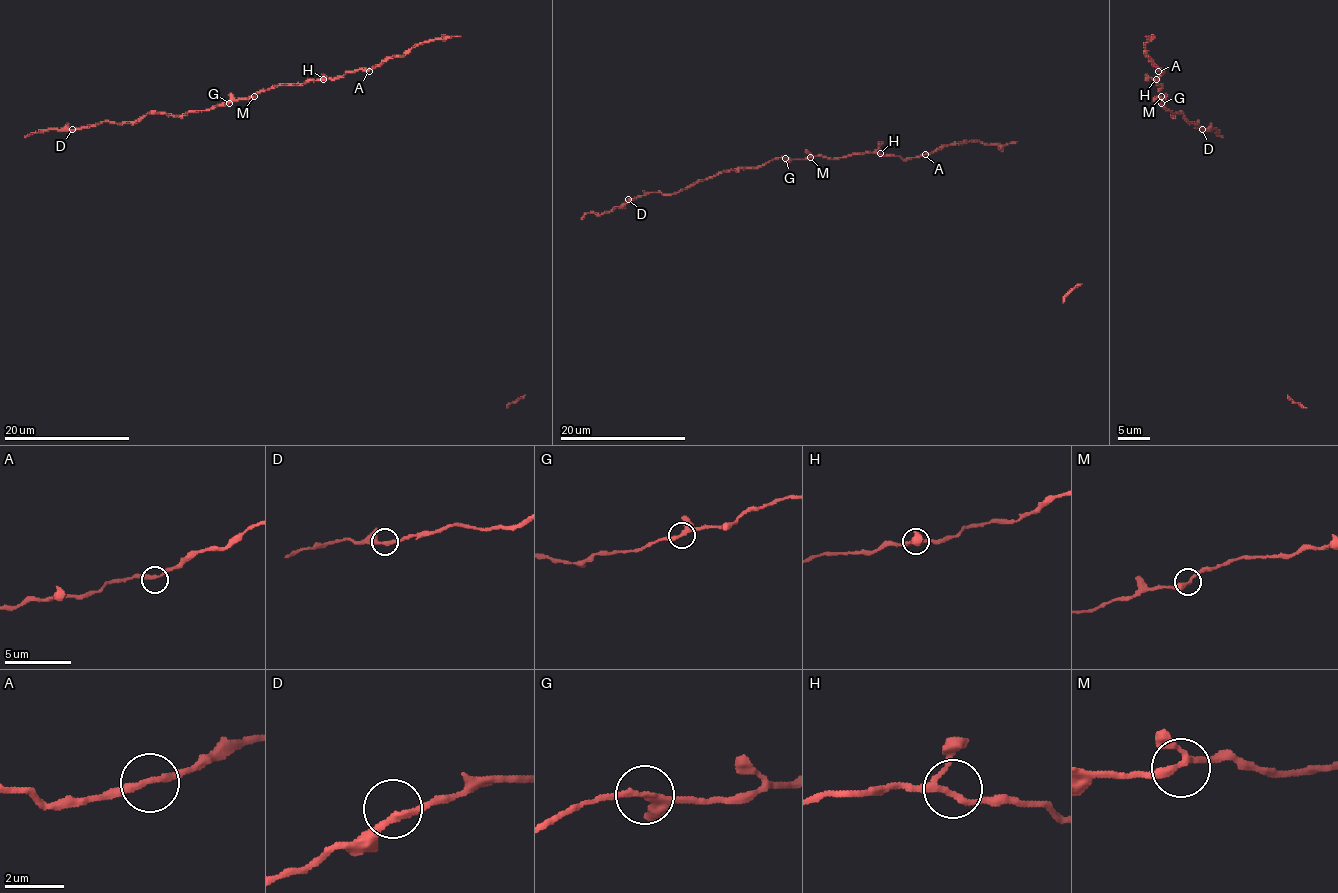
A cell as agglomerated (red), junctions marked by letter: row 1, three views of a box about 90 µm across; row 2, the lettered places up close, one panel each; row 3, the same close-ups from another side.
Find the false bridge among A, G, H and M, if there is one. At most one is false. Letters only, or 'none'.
none

